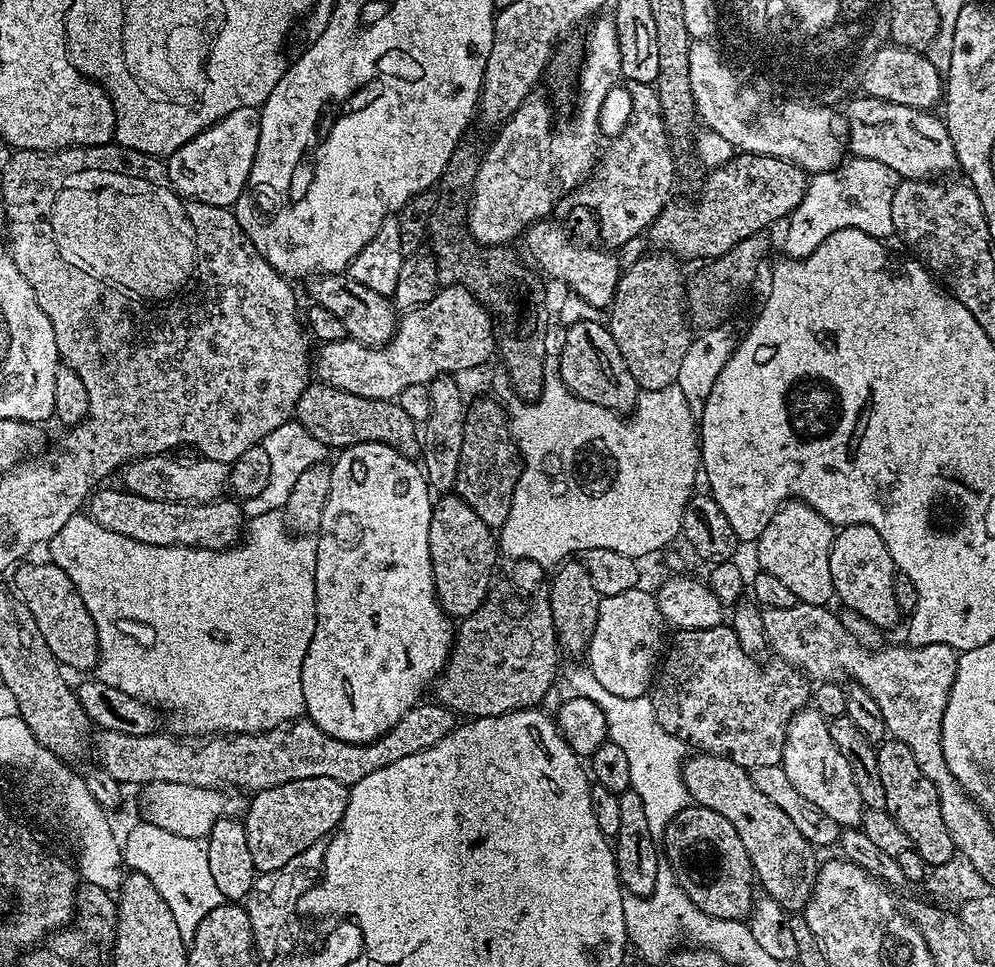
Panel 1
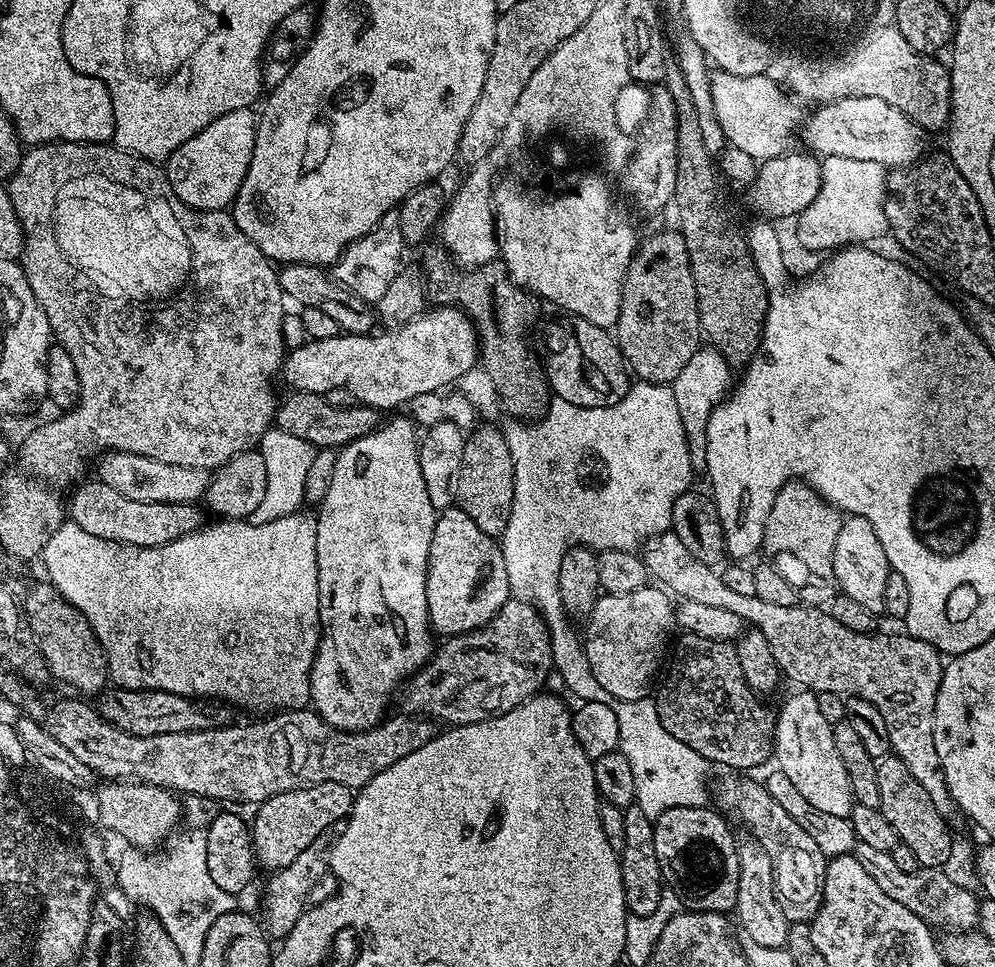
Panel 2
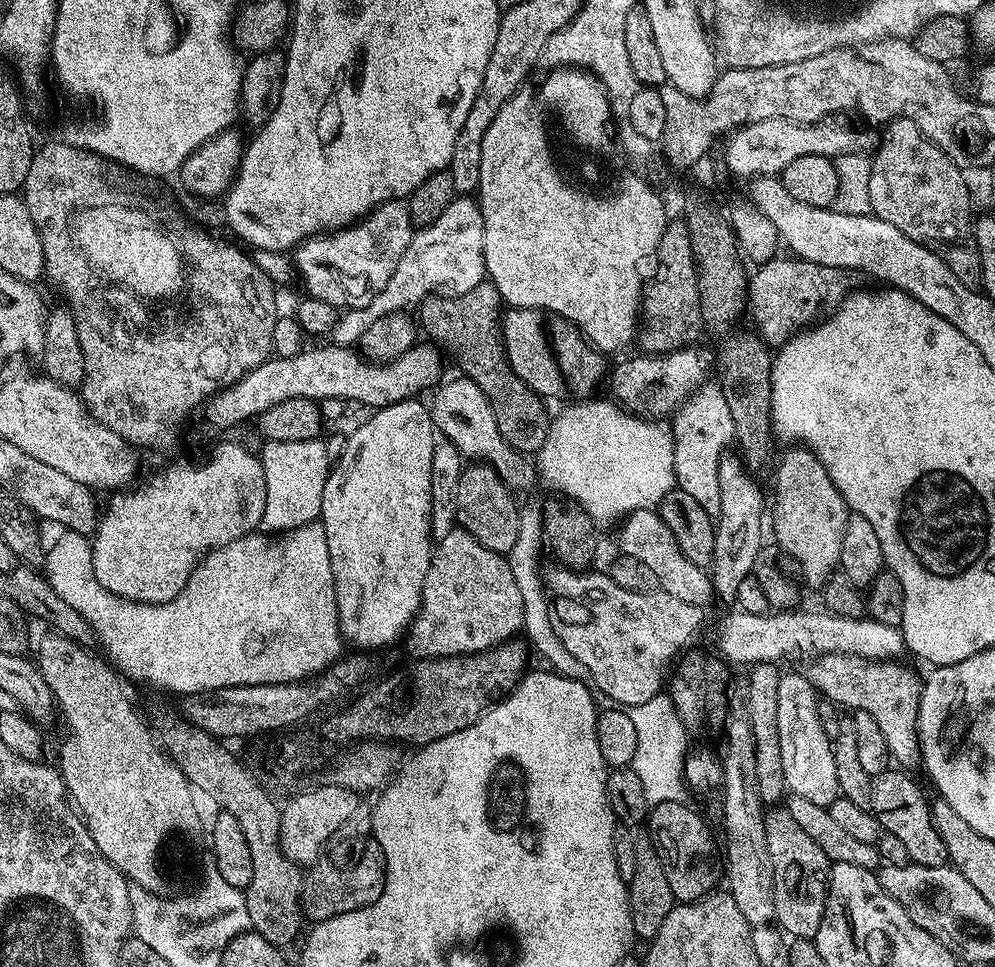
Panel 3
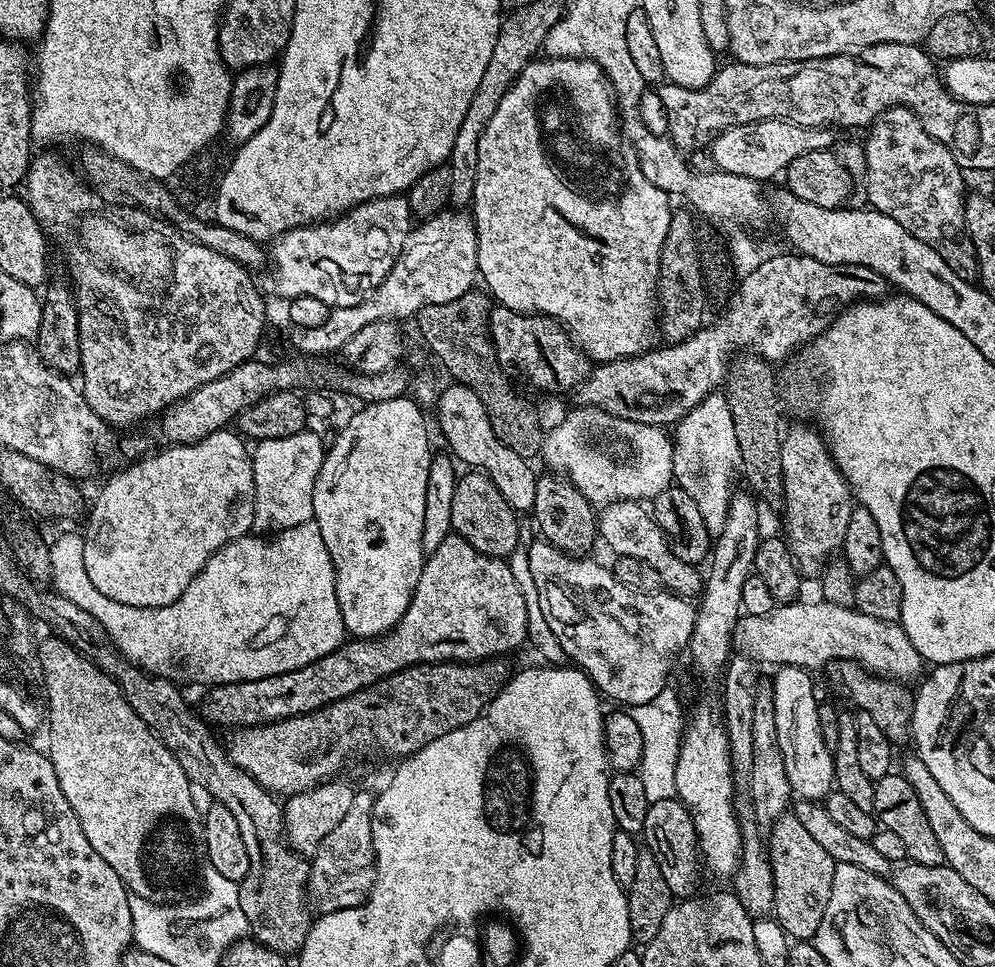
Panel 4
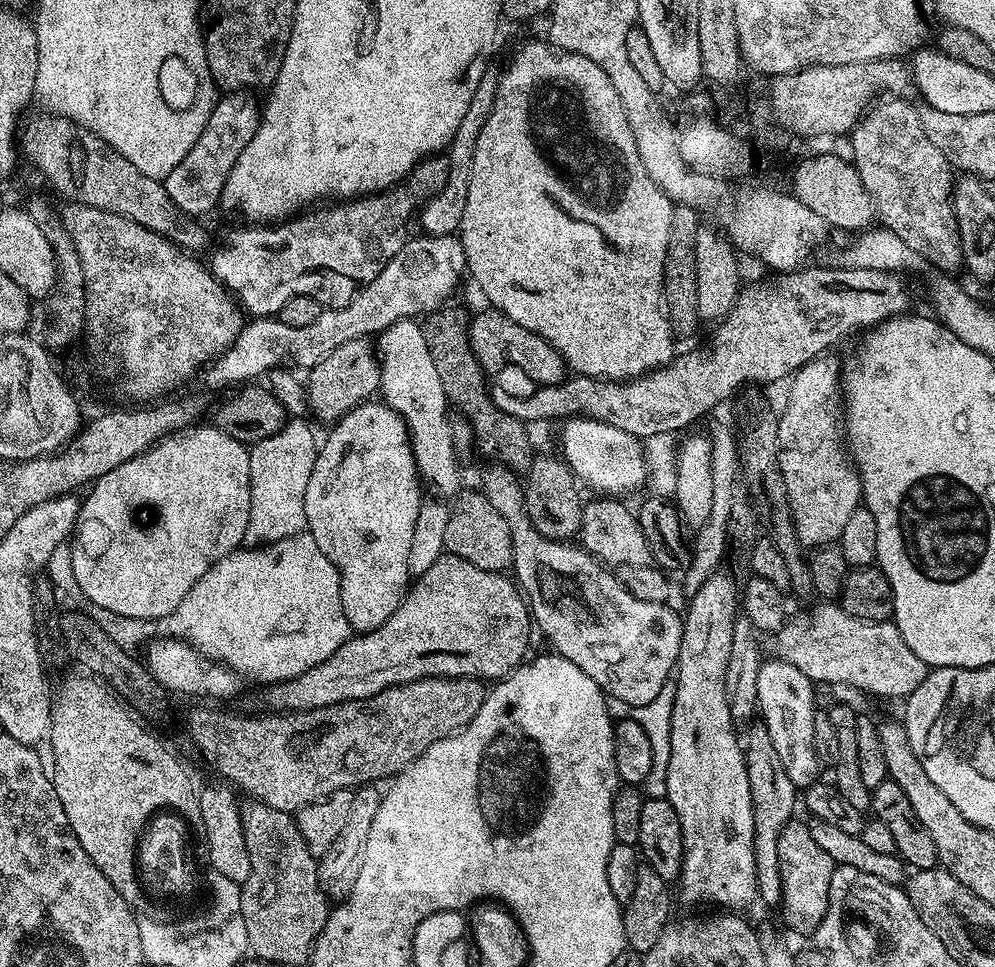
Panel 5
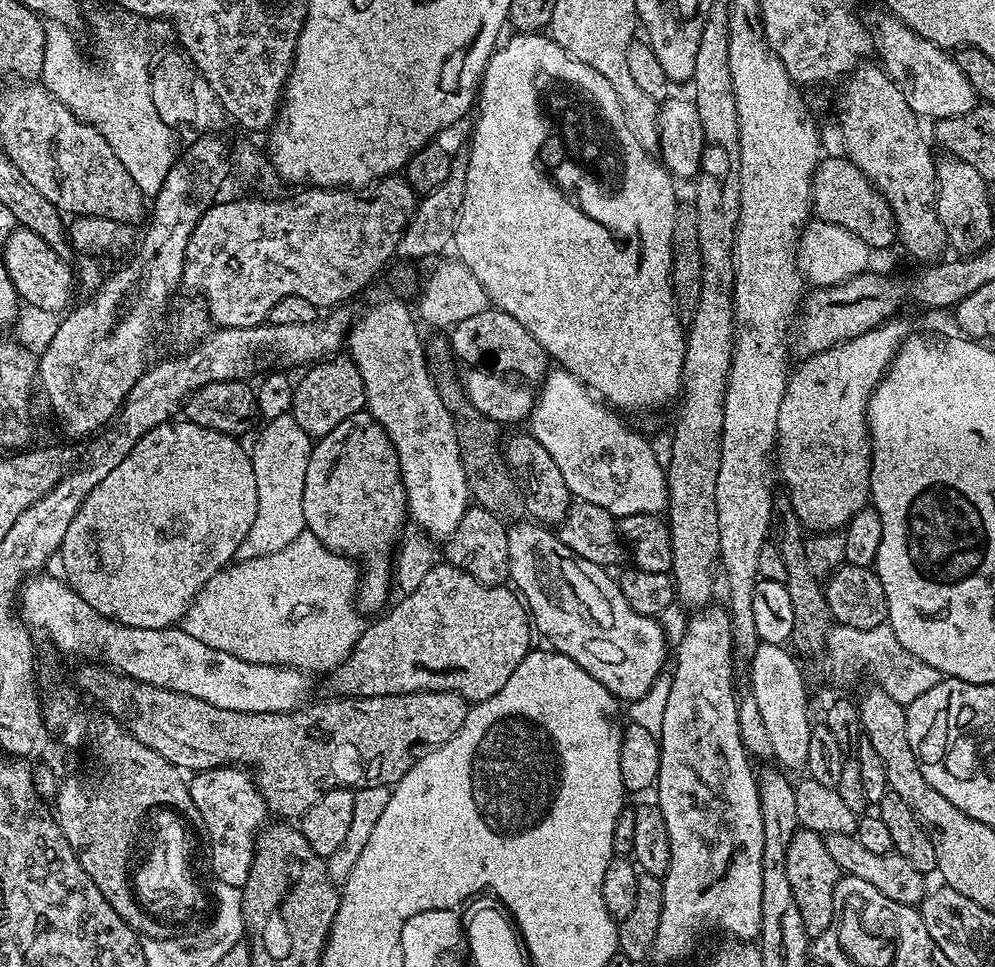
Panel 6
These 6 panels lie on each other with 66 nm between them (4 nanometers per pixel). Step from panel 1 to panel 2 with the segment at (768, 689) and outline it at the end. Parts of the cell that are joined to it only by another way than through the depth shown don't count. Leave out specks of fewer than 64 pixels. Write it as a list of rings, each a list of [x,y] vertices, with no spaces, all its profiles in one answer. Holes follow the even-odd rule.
[[[681,635],[676,644],[676,653],[672,656],[672,665],[664,676],[664,685],[654,699],[658,718],[678,742],[686,742],[706,762],[725,764],[728,770],[752,770],[759,764],[771,761],[774,756],[777,713],[763,704],[761,697],[753,692],[744,680],[738,662],[738,654],[731,643],[710,638]]]

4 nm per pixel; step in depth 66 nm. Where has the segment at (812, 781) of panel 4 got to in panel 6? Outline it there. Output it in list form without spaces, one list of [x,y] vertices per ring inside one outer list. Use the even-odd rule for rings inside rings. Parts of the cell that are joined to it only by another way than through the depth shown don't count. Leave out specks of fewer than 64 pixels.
[[[761,642],[750,665],[750,695],[758,702],[758,710],[762,710],[762,722],[766,722],[766,734],[770,734],[772,756],[777,760],[775,763],[784,770],[803,769],[807,765],[813,725],[813,721],[808,720],[808,692],[804,689],[804,676],[788,650],[778,644]]]

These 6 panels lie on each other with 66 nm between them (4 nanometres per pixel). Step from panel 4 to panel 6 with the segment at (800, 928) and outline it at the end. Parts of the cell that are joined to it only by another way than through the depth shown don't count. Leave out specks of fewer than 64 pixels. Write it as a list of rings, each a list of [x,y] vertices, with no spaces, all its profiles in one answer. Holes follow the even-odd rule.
[[[803,827],[796,831],[794,838],[790,838],[790,850],[786,850],[786,874],[790,878],[790,887],[794,890],[794,902],[798,902],[798,910],[802,910],[802,922],[809,937],[821,936],[836,917],[834,890],[842,875],[840,867],[826,850],[823,835]]]

